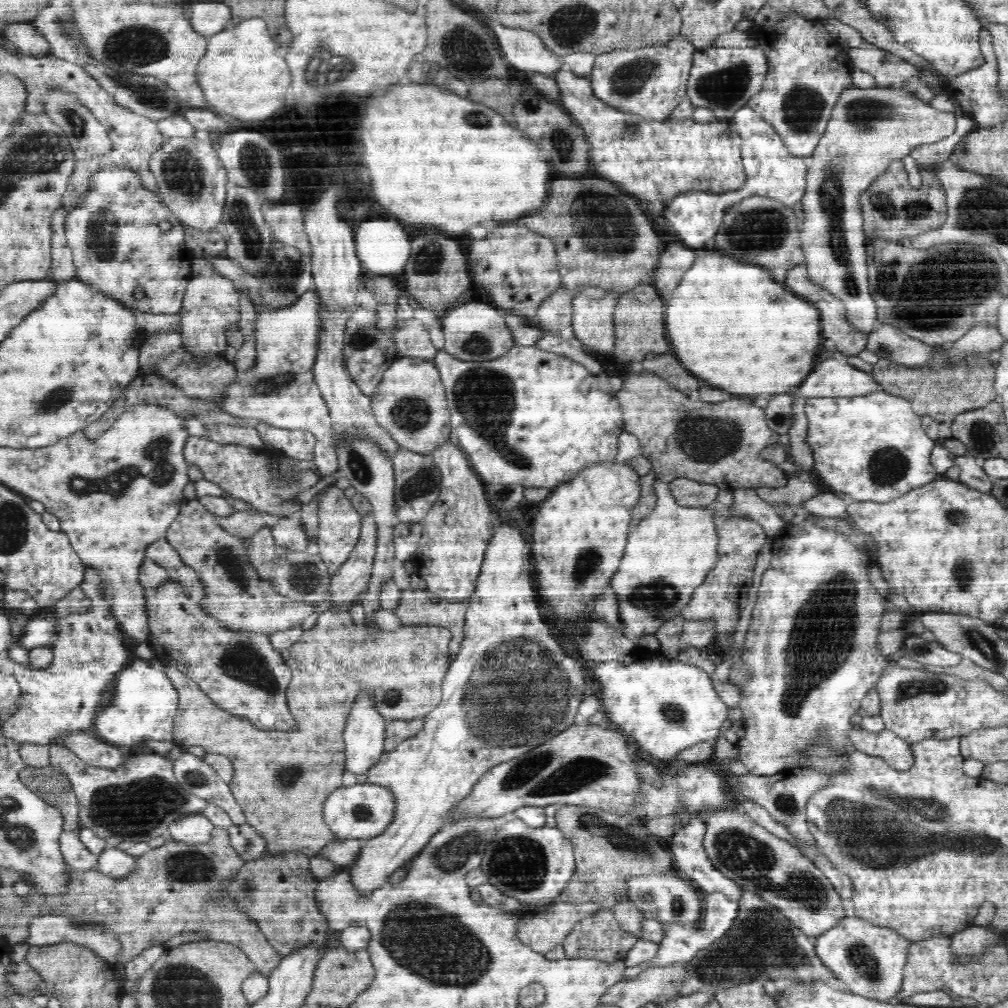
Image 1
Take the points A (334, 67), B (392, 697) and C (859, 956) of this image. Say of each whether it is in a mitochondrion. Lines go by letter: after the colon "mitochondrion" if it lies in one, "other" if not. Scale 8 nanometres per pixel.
A: mitochondrion
B: mitochondrion
C: mitochondrion

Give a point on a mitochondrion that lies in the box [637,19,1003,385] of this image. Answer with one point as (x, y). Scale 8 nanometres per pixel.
(831, 203)

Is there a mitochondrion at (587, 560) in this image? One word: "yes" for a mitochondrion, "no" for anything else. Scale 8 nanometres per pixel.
yes

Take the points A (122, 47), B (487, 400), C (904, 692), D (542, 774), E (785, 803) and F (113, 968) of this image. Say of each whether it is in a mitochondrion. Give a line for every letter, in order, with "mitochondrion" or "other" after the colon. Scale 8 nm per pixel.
A: mitochondrion
B: mitochondrion
C: mitochondrion
D: mitochondrion
E: mitochondrion
F: other

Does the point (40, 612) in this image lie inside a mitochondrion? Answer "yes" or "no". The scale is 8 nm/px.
no

